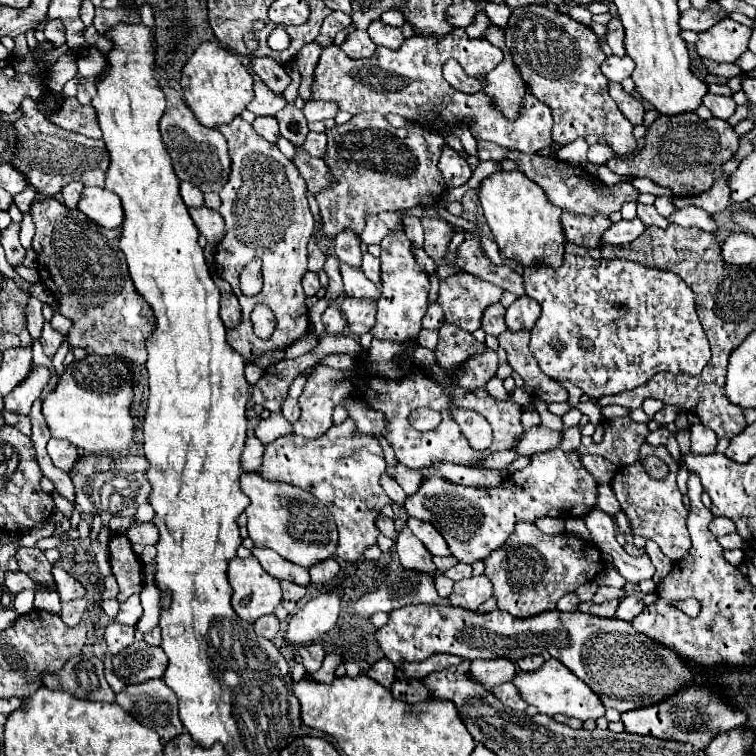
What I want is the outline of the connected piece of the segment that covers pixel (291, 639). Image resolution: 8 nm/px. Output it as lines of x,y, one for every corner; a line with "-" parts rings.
320,594
318,598
306,602
290,620
286,640
292,646
310,644
318,636
332,630
340,616
340,596

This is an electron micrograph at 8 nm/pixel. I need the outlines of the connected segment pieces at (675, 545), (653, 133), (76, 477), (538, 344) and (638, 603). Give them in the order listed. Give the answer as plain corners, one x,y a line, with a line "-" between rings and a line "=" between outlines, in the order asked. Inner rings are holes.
644,442
640,448
640,460
636,464
618,468
618,472
614,474
614,478
610,482
618,502
622,506
622,512
626,512
626,516
632,522
632,534
654,540
672,562
682,560
690,552
690,546
692,546
690,536
686,532
686,506
684,506
682,494
676,486
676,470
678,470
678,464
672,460
670,452
664,444
652,446
652,444
-
646,456
656,456
668,466
668,474
664,480
654,480
646,472
646,468
642,464
642,460
=
676,114
676,116
658,116
644,136
644,148
640,154
630,158
612,158
606,166
616,174
628,176
646,176
660,186
668,186
676,196
694,196
706,192
714,184
714,170
720,160
730,160
738,148
738,134
732,126
720,118
702,120
698,114
-
694,116
694,124
690,118
-
684,168
684,170
672,170
=
80,456
72,468
72,482
76,488
76,506
86,514
112,514
132,518
136,508
148,502
150,484
146,482
146,458
140,456
=
564,254
562,266
526,266
522,276
526,294
542,304
542,314
530,336
532,356
546,376
568,380
590,398
632,390
658,372
700,374
710,360
710,346
696,314
694,294
674,272
638,266
630,260
594,260
592,256
=
626,596
624,600
620,600
620,606
616,608
616,614
614,618
620,618
620,620
632,620
634,616
638,616
642,612
644,604
640,598
636,596

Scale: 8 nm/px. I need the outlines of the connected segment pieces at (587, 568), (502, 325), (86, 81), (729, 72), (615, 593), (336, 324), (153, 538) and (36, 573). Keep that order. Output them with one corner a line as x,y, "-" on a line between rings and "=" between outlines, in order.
518,522
512,536
498,550
494,550
494,554
490,554
484,564
484,576
488,576
494,584
494,598
498,600
498,608
518,618
554,610
562,596
576,592
580,584
592,582
604,568
602,554
596,544
582,542
580,538
574,538
566,532
548,536
540,532
536,524
526,522
=
496,302
494,306
488,306
486,308
486,314
482,318
482,328
490,334
490,336
500,336
502,332
508,330
506,322
504,322
504,314
506,314
506,308
=
82,78
78,84
76,98
80,100
80,104
90,104
90,100
96,96
96,92
98,92
98,88
96,88
94,78
=
704,58
704,60
702,60
702,66
704,66
710,74
720,76
720,78
726,78
726,80
742,74
742,68
740,68
738,64
718,64
718,62
710,62
710,60
=
600,586
598,592
594,594
594,602
606,602
612,598
624,598
624,588
608,588
608,586
=
334,304
326,308
326,312
322,314
322,322
328,334
342,334
346,328
346,318
340,312
340,308
336,308
=
132,522
132,526
124,532
132,544
156,544
158,542
158,528
152,522
=
18,548
14,560
20,564
20,572
28,574
32,580
54,588
54,578
50,574
52,564
44,558
44,552
38,548

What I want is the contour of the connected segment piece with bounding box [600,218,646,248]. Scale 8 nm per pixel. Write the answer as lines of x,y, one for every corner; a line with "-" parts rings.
638,218
632,220
632,222
620,220
618,224
610,226
610,228
602,234
602,244
600,244
600,248
604,248
604,246
622,246
622,244
634,242
634,238
638,238
644,228
646,228
646,226
644,226

